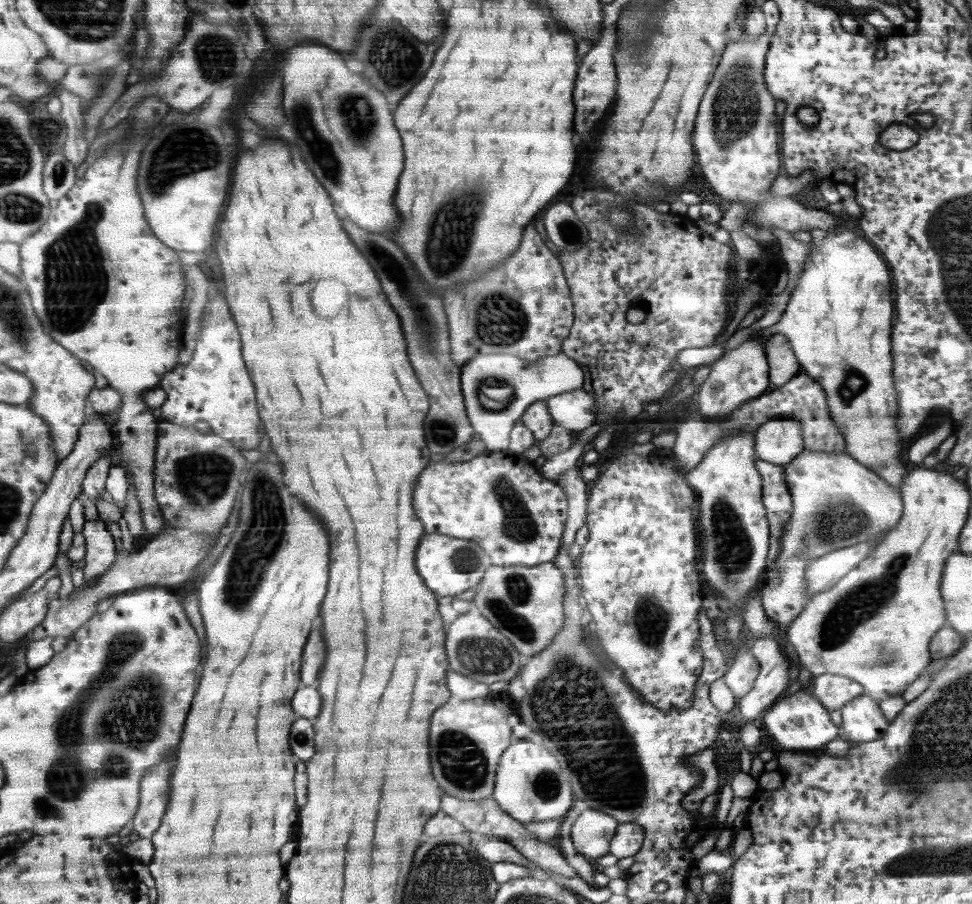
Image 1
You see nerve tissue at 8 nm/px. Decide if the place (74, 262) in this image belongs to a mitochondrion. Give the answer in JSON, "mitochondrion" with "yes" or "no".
{"mitochondrion":"yes"}

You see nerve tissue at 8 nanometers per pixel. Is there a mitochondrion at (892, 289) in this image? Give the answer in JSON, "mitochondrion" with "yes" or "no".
{"mitochondrion":"no"}

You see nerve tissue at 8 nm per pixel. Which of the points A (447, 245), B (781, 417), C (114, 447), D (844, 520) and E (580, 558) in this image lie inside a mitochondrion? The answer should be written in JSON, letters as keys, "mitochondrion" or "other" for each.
{"A":"mitochondrion","B":"other","C":"other","D":"mitochondrion","E":"other"}

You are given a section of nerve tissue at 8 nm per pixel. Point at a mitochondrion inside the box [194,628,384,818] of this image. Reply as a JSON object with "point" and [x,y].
{"point":[302,739]}

